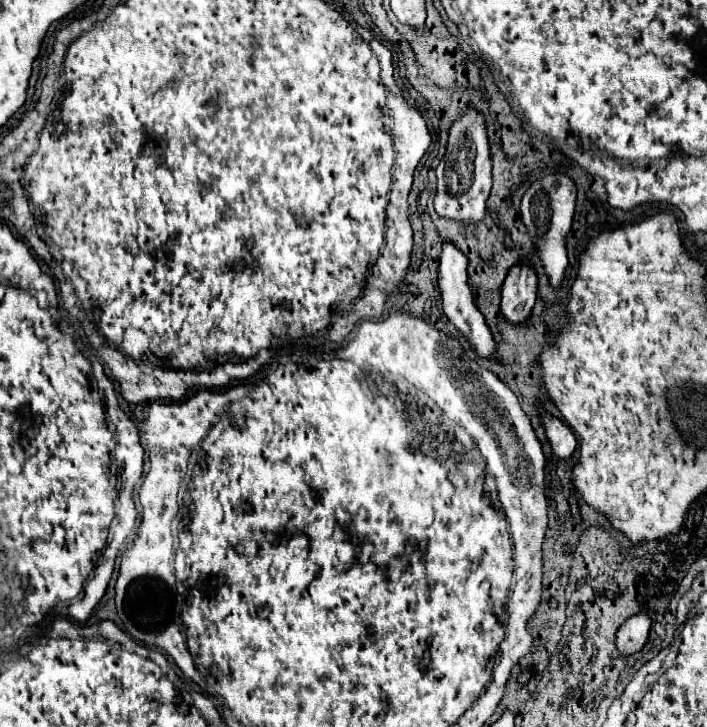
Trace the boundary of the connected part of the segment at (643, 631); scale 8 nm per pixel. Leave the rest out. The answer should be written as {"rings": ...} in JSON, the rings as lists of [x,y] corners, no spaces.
{"rings":[[[645,613],[629,617],[617,631],[617,649],[621,655],[633,655],[643,649],[651,629],[651,619]]]}

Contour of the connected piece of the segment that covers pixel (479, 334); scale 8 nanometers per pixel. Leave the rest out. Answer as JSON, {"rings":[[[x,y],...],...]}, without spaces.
{"rings":[[[445,243],[443,251],[441,251],[439,289],[441,289],[441,297],[443,297],[443,313],[447,315],[447,319],[459,329],[459,333],[465,337],[465,341],[475,349],[475,353],[479,357],[497,361],[493,335],[491,335],[491,331],[489,331],[489,327],[485,323],[485,317],[475,307],[475,297],[473,297],[473,293],[471,293],[471,289],[467,285],[467,257],[451,243]]]}

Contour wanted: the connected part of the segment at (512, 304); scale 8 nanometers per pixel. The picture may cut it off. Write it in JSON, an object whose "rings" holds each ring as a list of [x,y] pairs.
{"rings":[[[527,263],[511,267],[501,287],[501,313],[503,317],[519,325],[531,317],[531,309],[537,301],[537,275]]]}

